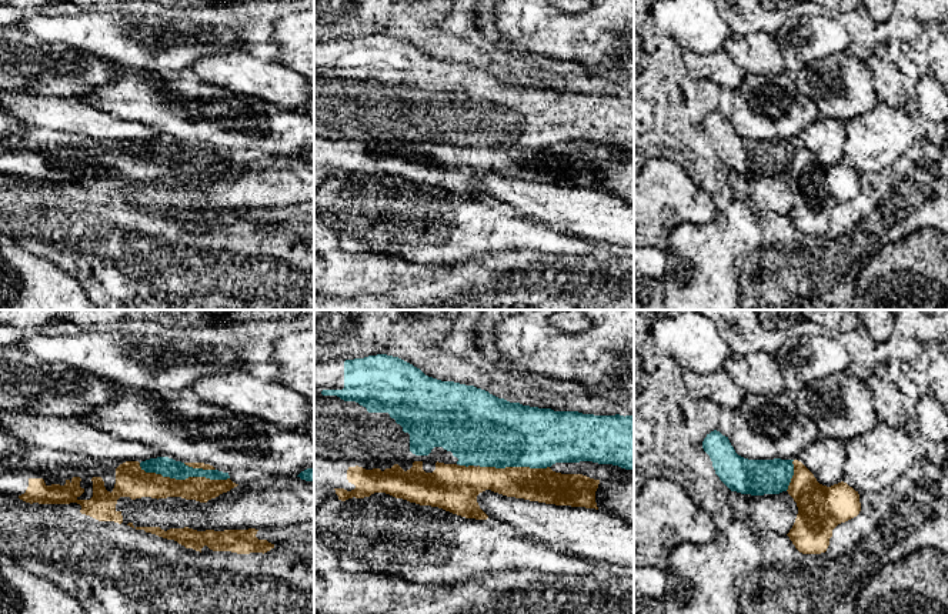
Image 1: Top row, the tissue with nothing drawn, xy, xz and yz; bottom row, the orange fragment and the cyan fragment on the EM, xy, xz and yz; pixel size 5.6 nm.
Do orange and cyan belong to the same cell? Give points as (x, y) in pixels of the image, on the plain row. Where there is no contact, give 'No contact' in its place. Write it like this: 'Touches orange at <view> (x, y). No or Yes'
Touches orange at xy (183, 160). No

